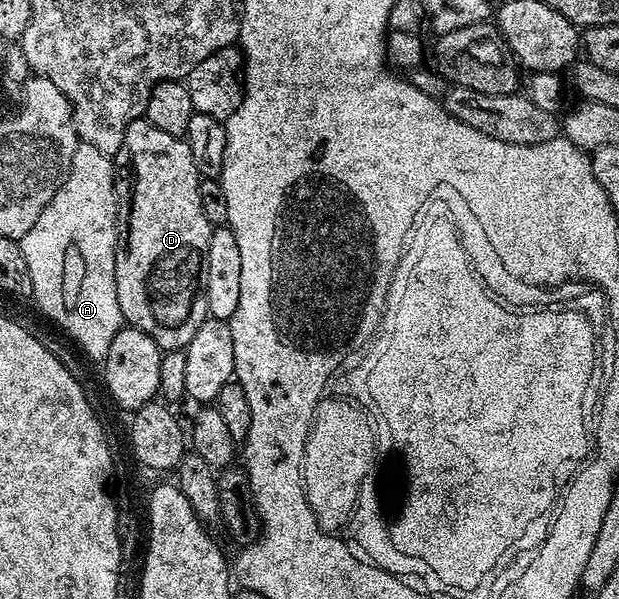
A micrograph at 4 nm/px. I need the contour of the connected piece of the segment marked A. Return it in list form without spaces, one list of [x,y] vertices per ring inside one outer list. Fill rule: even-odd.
[[[80,144],[61,188],[20,240],[31,276],[33,300],[38,301],[39,308],[86,358],[98,363],[108,356],[112,336],[124,325],[120,300],[116,300],[118,197],[114,191],[115,177],[111,155]]]

